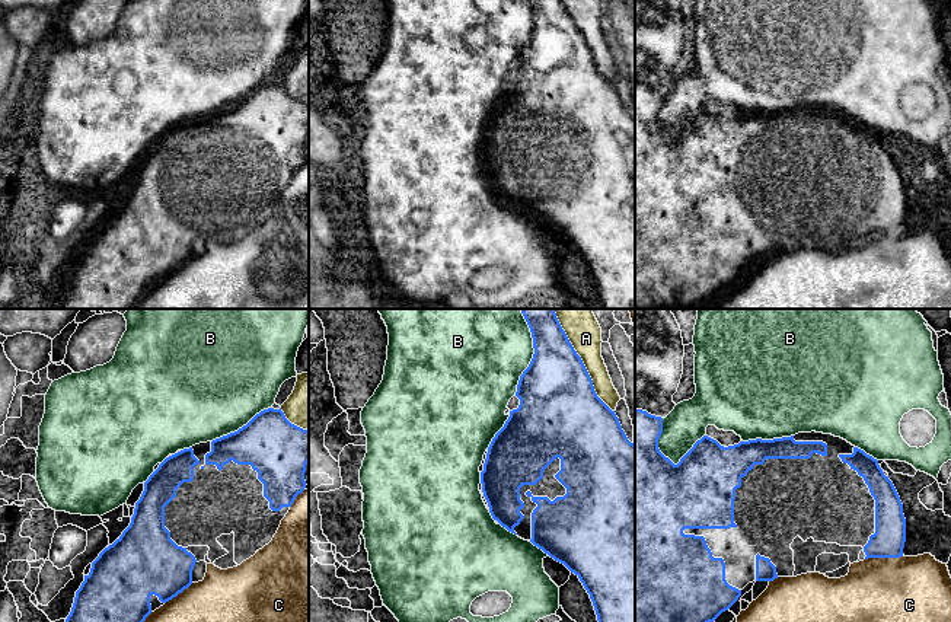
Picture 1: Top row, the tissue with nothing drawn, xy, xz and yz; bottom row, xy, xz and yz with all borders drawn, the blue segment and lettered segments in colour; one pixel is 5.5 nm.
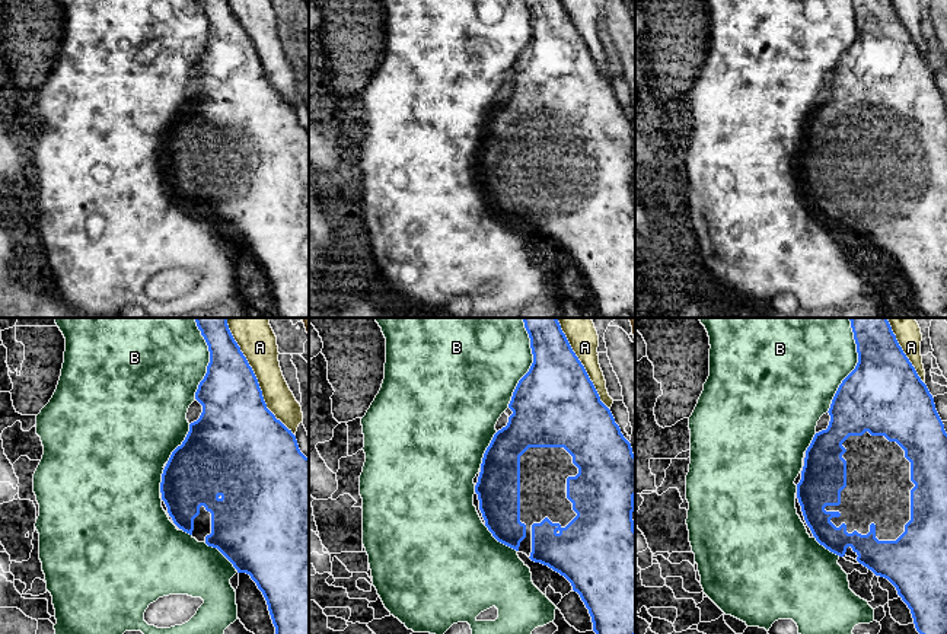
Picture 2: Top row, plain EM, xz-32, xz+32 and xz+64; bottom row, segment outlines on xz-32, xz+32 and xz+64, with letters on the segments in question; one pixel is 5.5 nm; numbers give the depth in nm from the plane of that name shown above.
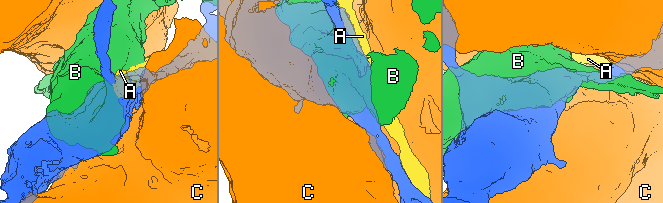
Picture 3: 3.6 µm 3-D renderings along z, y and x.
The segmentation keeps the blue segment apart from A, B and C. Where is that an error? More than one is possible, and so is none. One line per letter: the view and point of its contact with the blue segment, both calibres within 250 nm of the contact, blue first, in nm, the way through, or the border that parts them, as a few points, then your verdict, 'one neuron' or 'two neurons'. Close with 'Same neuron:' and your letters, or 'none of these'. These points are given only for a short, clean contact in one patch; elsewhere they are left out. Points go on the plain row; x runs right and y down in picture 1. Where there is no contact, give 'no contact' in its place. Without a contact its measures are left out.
A: meets blue in xz at (586, 42); 440 nm thick on the blue side, 160 nm on the other; two neurons
B: meets blue in yz at (682, 131); 400 nm thick on the blue side, 220 nm on the other; two neurons
C: meets blue in yz at (884, 230); 180 nm thick on the blue side, 500 nm on the other; two neurons
Same neuron: none of these

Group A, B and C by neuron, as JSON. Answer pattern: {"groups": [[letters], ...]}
{"groups": [["A"], ["B"], ["C"]]}

